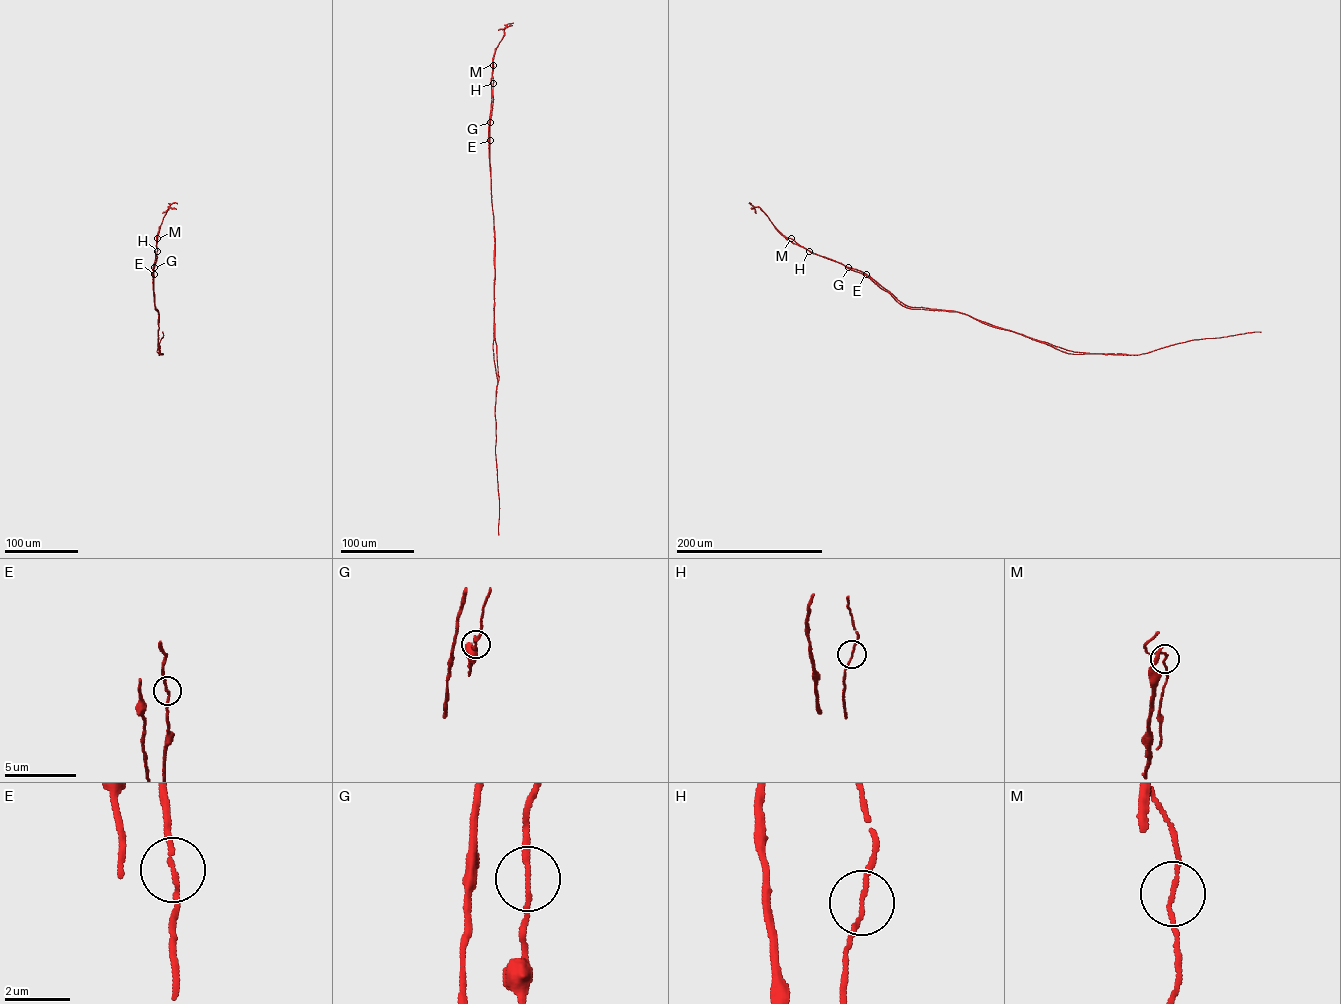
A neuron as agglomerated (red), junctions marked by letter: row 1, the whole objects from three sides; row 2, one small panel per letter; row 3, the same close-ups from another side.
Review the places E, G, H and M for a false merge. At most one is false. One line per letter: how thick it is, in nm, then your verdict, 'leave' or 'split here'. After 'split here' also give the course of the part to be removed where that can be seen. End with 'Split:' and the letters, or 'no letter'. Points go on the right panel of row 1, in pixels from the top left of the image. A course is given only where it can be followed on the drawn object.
E: 130 nm thick; leave
G: 160 nm thick; leave
H: 120 nm thick; leave
M: 100 nm thick; leave
Split: no letter

